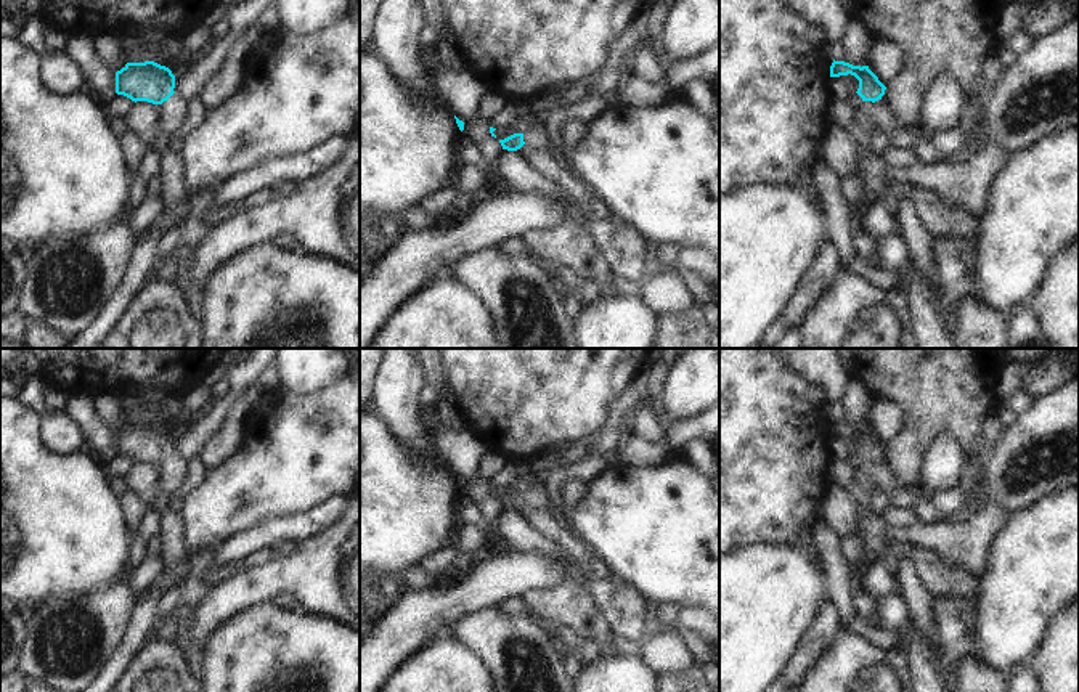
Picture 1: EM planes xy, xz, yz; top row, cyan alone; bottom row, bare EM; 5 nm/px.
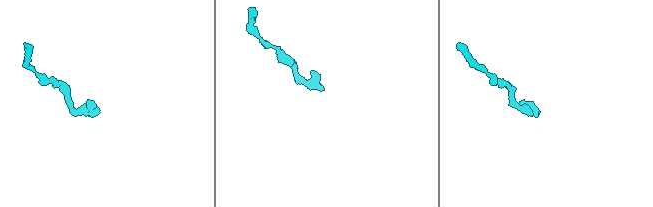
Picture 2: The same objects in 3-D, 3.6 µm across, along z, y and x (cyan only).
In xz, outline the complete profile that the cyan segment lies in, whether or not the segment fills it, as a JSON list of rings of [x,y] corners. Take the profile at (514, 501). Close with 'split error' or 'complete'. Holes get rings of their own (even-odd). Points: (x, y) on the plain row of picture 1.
[[[557,459],[538,462],[535,466],[535,486],[525,493],[514,493],[499,499],[499,503],[503,509],[519,511],[531,528],[562,547],[580,565],[589,594],[604,615],[612,634],[639,642],[652,629],[650,602],[625,581],[612,576],[605,580],[597,578],[589,567],[592,554],[567,527],[560,528],[551,517],[544,475],[554,464],[557,464]]]; split error

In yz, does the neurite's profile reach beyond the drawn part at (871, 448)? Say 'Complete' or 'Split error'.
Split error

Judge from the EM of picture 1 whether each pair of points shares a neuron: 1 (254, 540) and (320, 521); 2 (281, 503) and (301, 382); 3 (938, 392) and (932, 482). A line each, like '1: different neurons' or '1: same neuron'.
1: same neuron
2: different neurons
3: different neurons

